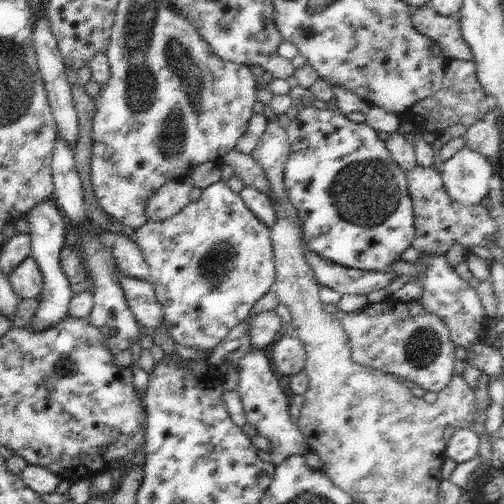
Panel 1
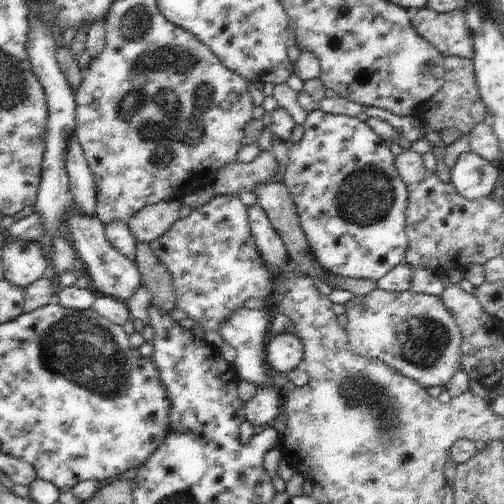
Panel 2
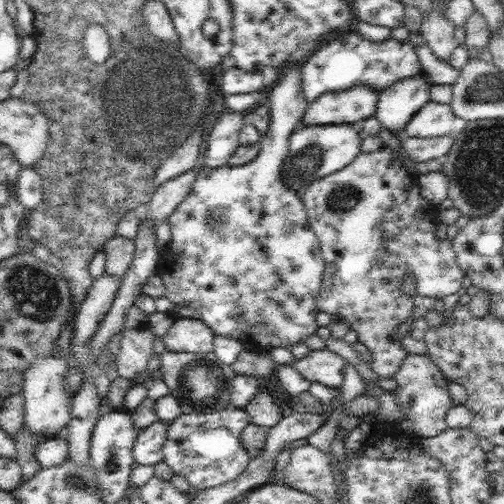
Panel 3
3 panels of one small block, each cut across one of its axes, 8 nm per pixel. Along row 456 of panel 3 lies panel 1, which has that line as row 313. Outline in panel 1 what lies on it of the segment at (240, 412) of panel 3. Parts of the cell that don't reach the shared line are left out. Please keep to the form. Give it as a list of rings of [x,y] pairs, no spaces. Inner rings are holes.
[[[225,182],[207,186],[197,200],[191,200],[173,218],[165,222],[145,222],[135,232],[135,244],[149,266],[147,282],[155,286],[155,296],[163,304],[167,332],[175,344],[187,348],[211,352],[231,328],[249,316],[253,304],[261,300],[275,282],[271,230],[251,214],[243,198],[231,192]]]

